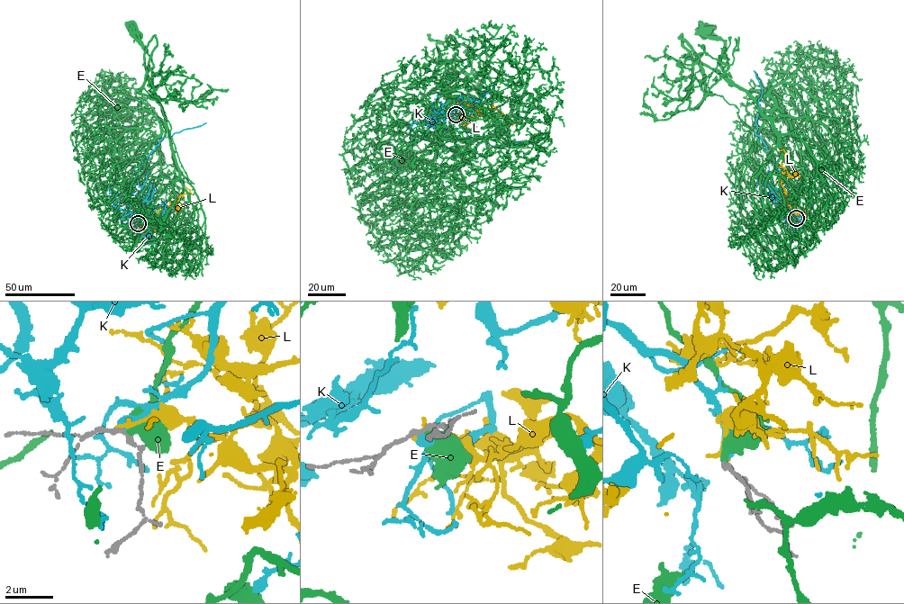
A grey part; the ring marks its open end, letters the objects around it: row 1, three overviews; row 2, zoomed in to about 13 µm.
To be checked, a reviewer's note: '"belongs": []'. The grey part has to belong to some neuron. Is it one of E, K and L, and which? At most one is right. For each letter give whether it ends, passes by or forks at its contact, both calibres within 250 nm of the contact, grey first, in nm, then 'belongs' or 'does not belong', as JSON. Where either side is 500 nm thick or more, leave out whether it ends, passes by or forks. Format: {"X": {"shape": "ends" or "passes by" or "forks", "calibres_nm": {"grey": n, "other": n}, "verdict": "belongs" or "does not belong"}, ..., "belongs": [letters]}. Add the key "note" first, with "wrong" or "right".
{"note": "wrong", "E": {"shape": "ends", "calibres_nm": {"grey": 160, "other": 360}, "verdict": "does not belong"}, "K": {"shape": "ends", "calibres_nm": {"grey": 160, "other": 460}, "verdict": "belongs"}, "L": {"shape": "ends", "calibres_nm": {"grey": 160, "other": 190}, "verdict": "does not belong"}, "belongs": ["K"]}

